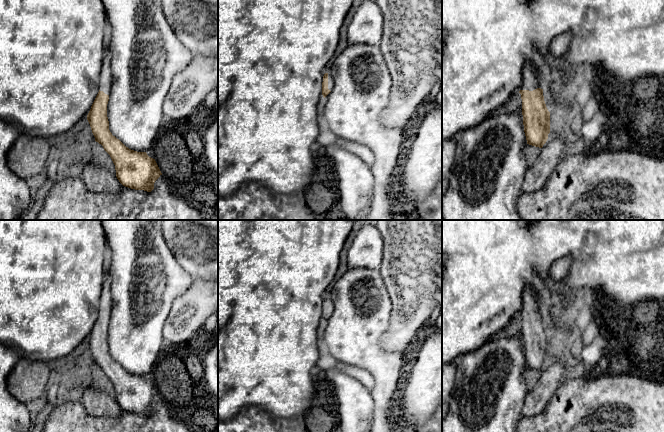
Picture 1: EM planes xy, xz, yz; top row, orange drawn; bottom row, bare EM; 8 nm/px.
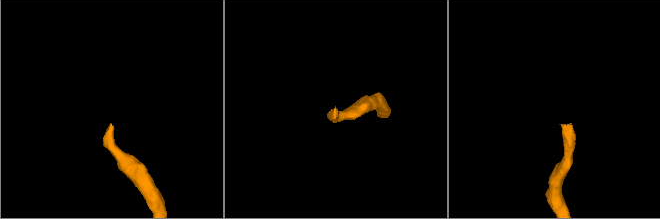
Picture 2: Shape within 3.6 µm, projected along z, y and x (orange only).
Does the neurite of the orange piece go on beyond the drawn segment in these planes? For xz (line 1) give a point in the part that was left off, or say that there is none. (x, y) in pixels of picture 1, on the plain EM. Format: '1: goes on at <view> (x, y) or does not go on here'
1: goes on at xz (330, 304)

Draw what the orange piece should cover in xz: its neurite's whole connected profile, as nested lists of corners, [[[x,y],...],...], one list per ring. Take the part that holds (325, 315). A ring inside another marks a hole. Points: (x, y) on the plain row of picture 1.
[[[325,297],[322,306],[322,319],[325,322],[334,312],[334,304],[330,297]]]

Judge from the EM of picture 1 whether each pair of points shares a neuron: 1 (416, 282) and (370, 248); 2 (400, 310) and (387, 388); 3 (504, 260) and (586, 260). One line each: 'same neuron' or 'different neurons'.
1: different neurons
2: different neurons
3: same neuron

